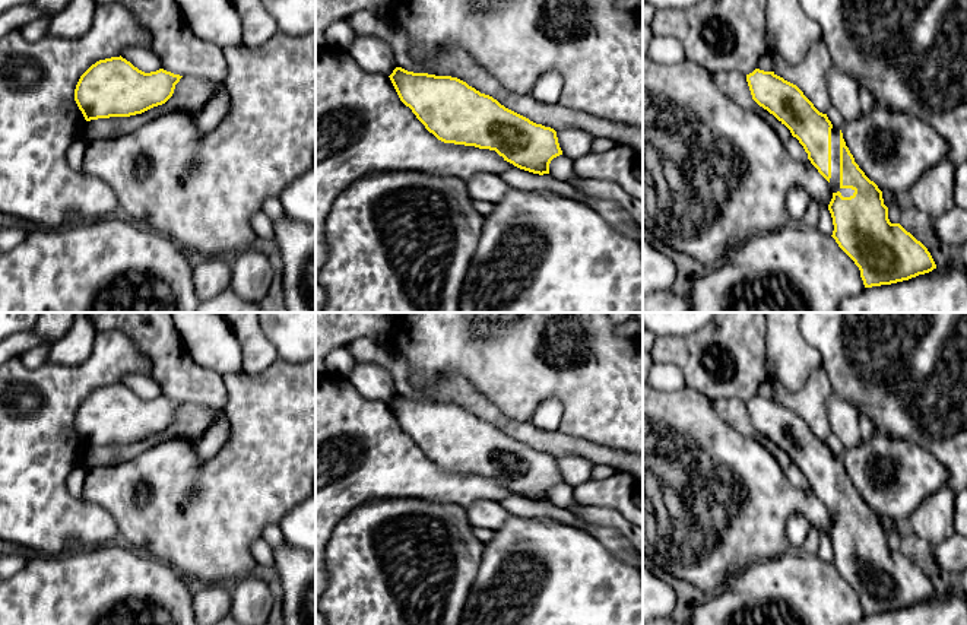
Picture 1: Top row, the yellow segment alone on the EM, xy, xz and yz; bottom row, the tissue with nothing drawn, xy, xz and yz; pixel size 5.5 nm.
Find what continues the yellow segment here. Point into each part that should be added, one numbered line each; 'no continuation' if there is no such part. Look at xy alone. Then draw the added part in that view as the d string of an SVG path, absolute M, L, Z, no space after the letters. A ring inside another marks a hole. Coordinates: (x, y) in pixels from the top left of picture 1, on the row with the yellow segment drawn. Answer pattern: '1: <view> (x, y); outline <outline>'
no continuation

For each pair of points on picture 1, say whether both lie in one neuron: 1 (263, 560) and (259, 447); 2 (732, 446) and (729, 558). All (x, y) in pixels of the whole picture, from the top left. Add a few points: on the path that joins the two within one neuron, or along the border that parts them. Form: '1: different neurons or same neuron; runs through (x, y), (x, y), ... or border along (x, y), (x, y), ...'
1: different neurons; border along (260, 538), (251, 546), (251, 555), (257, 564)
2: same neuron; runs through (739, 473), (751, 492), (729, 530)

